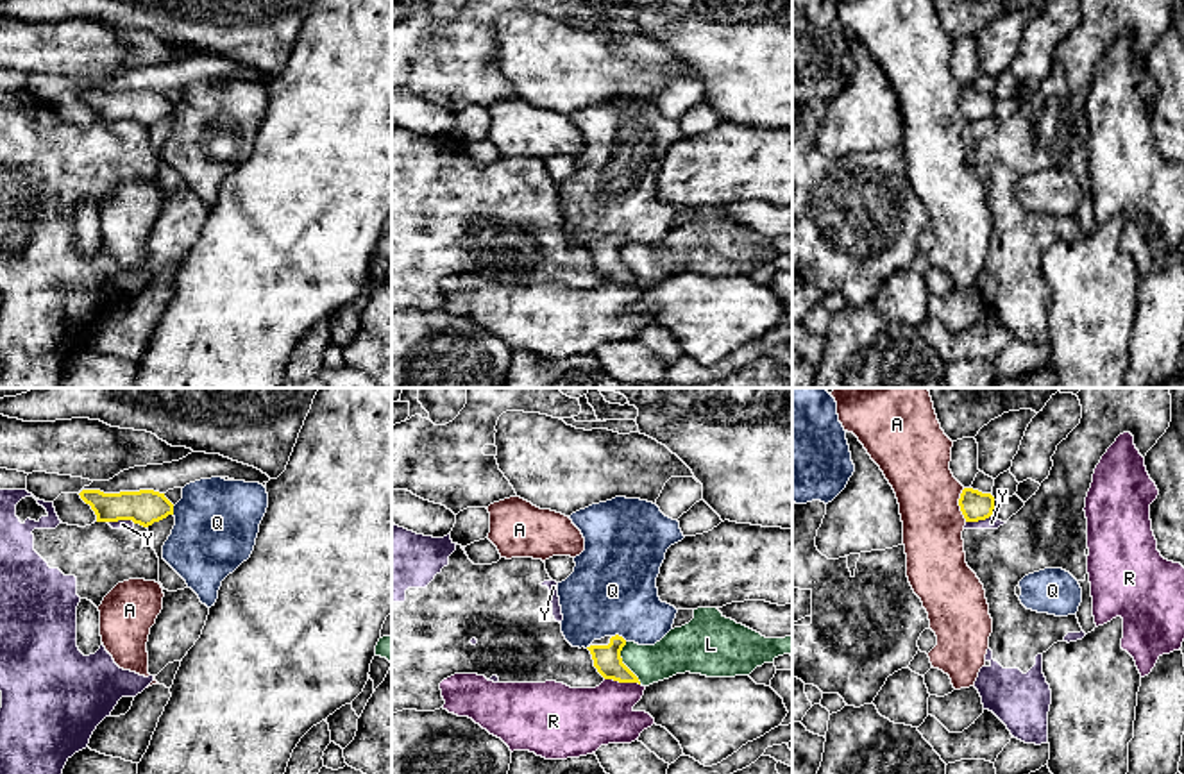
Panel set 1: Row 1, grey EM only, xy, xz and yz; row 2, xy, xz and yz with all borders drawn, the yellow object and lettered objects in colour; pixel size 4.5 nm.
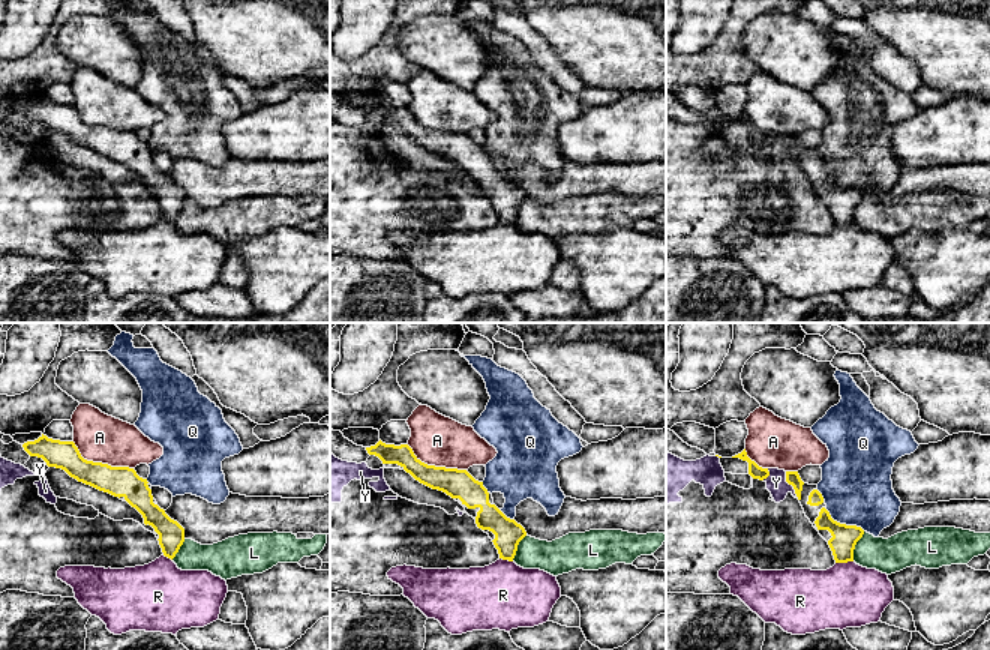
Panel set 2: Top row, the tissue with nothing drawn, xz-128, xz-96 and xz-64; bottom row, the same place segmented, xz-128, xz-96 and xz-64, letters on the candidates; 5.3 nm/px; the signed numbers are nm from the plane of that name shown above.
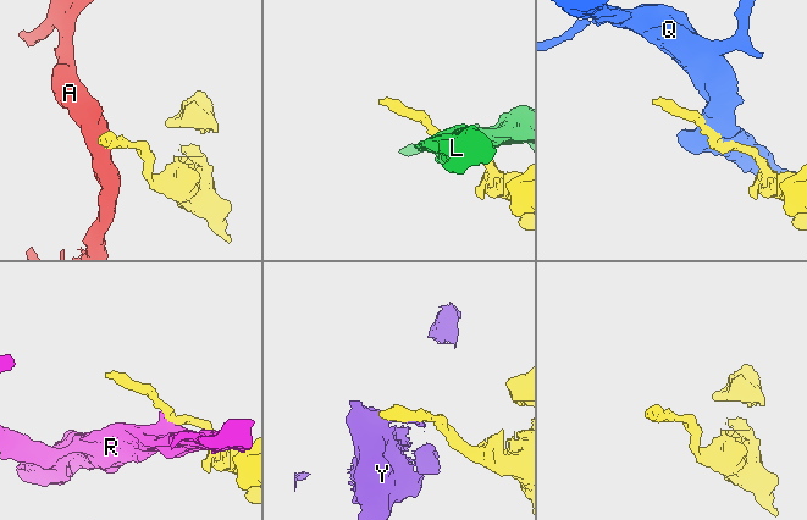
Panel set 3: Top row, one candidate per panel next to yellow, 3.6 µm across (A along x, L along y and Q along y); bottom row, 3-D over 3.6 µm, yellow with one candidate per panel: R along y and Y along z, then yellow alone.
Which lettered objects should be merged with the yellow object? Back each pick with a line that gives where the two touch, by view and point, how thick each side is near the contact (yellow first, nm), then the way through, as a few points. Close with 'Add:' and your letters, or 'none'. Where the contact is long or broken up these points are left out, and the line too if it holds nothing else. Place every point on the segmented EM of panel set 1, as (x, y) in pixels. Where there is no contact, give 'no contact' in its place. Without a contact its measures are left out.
Add: none

